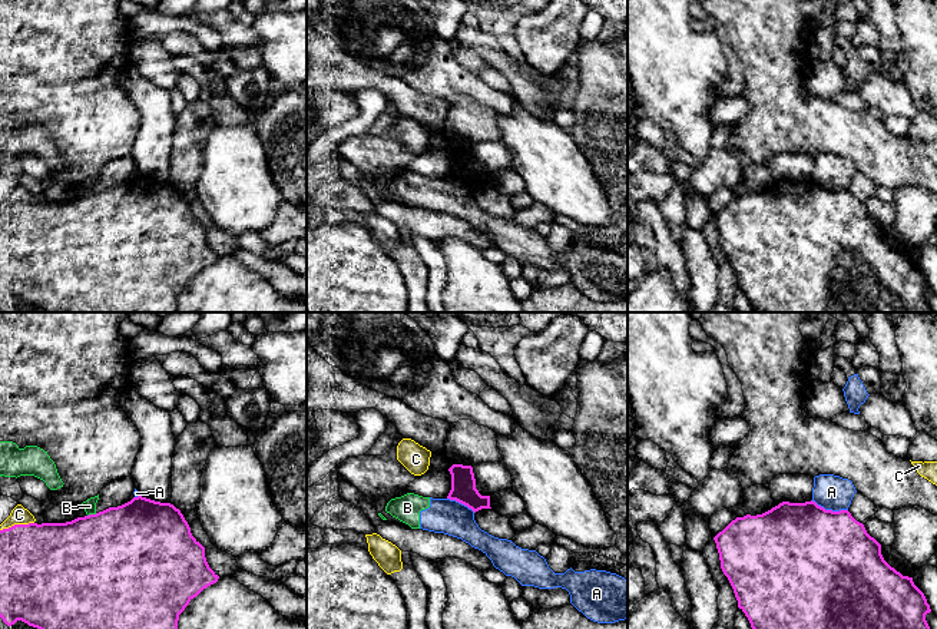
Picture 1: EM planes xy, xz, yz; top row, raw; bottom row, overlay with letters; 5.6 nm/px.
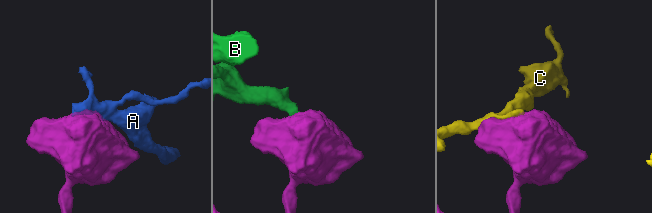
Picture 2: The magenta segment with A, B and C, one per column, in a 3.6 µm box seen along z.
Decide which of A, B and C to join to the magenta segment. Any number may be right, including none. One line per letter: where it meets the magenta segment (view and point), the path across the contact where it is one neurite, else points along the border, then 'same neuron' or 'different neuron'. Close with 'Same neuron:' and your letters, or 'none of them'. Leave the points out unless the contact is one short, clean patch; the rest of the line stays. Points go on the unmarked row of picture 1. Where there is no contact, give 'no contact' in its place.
A: yz (830, 189) | along yz (811, 179), (825, 188), (847, 189) | different neuron
B: xy (92, 194) | along xy (96, 192), (88, 195) | different neuron
C: xy (16, 204) | different neuron
Same neuron: none of them

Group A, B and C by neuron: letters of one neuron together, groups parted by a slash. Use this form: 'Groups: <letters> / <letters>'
Groups: A B / C

